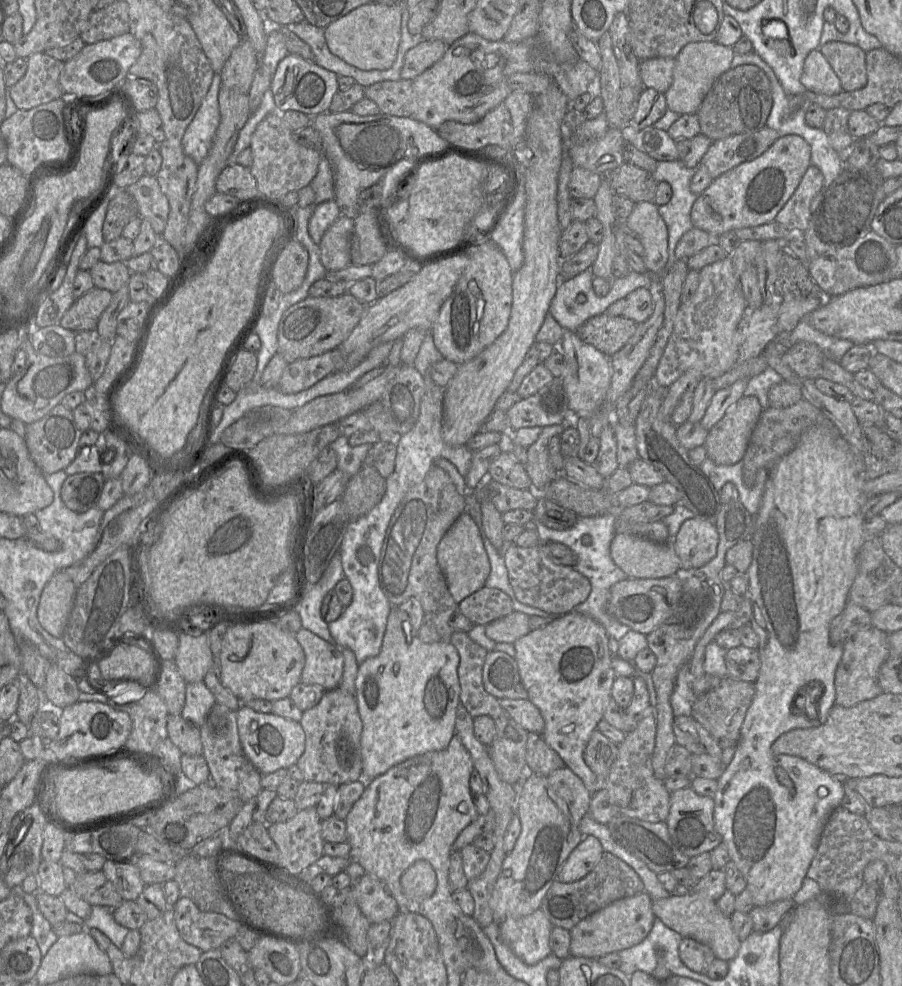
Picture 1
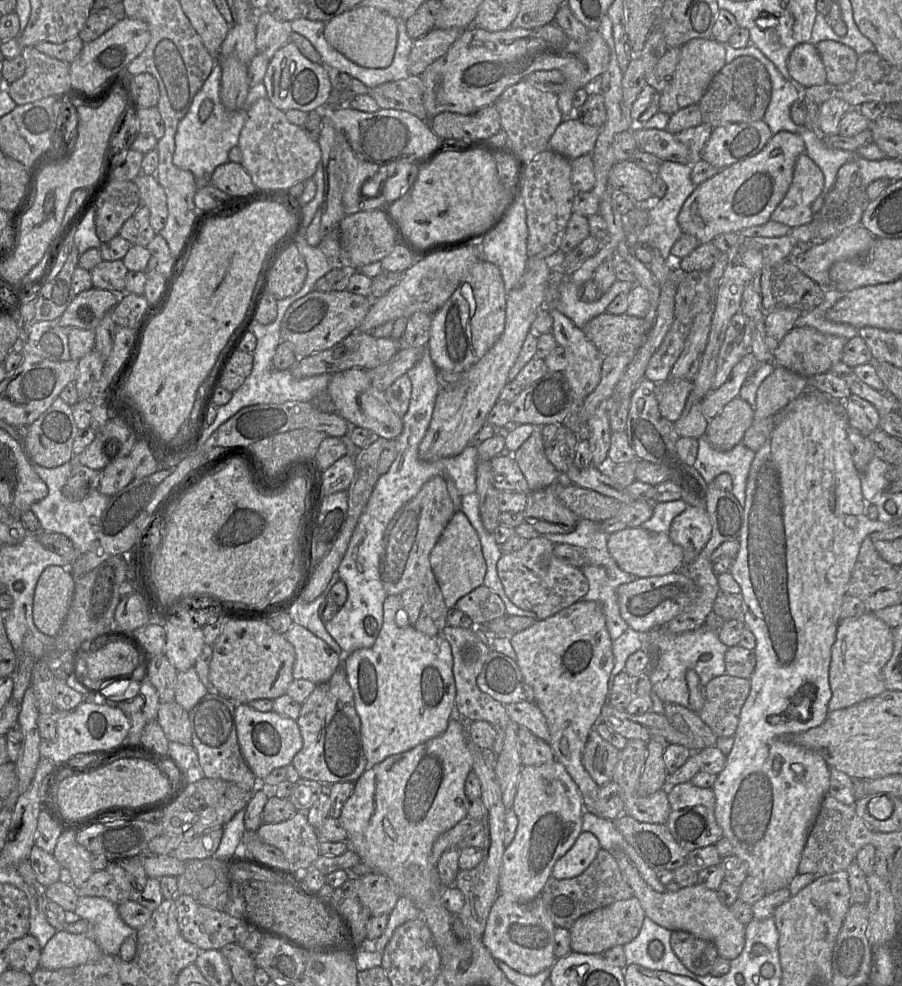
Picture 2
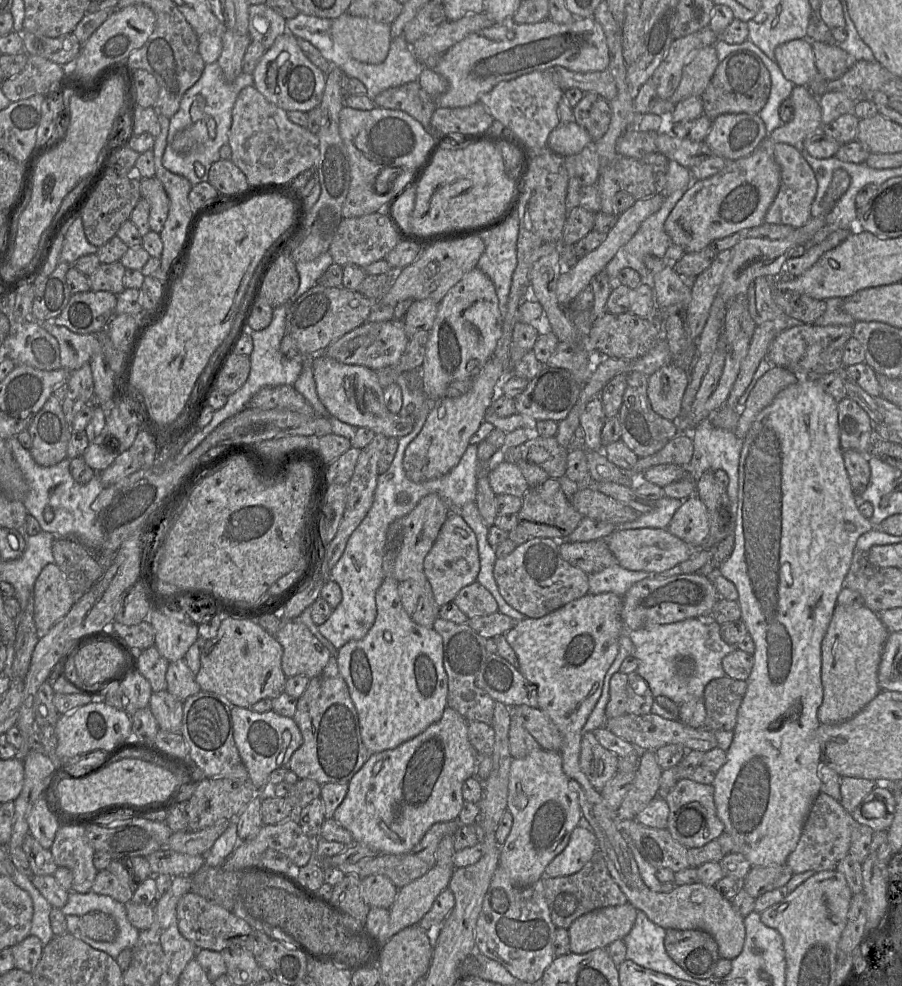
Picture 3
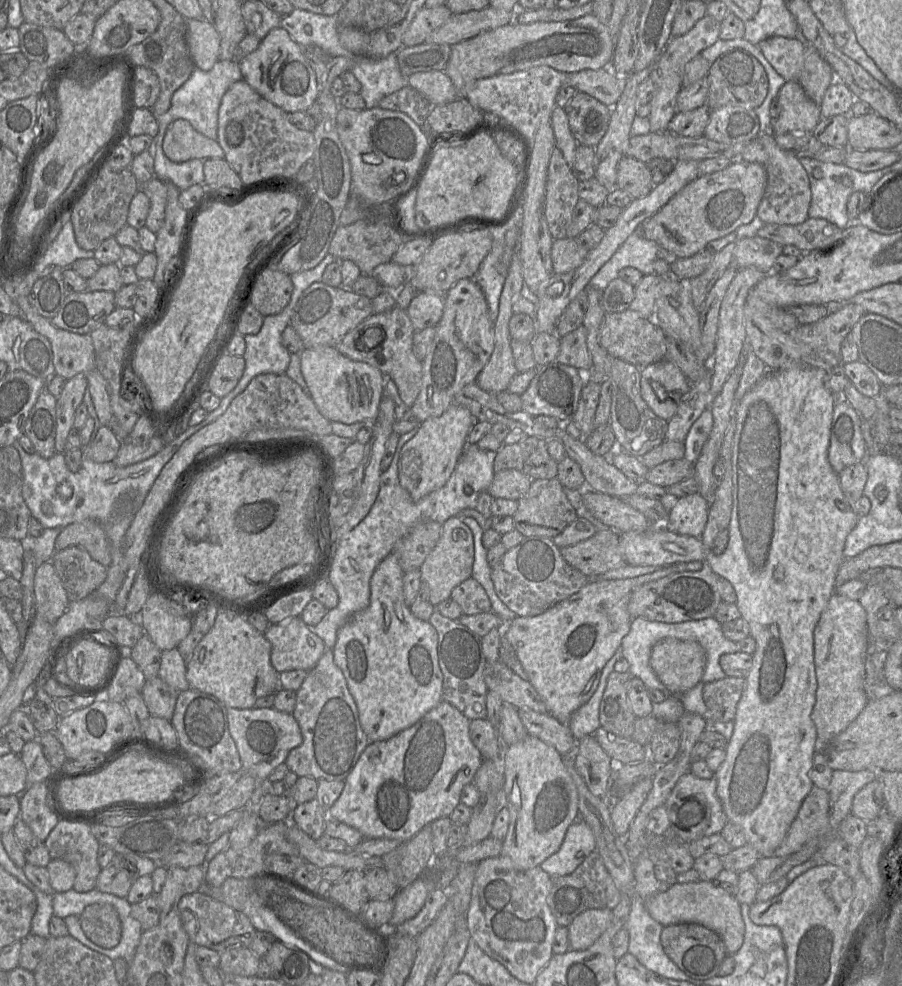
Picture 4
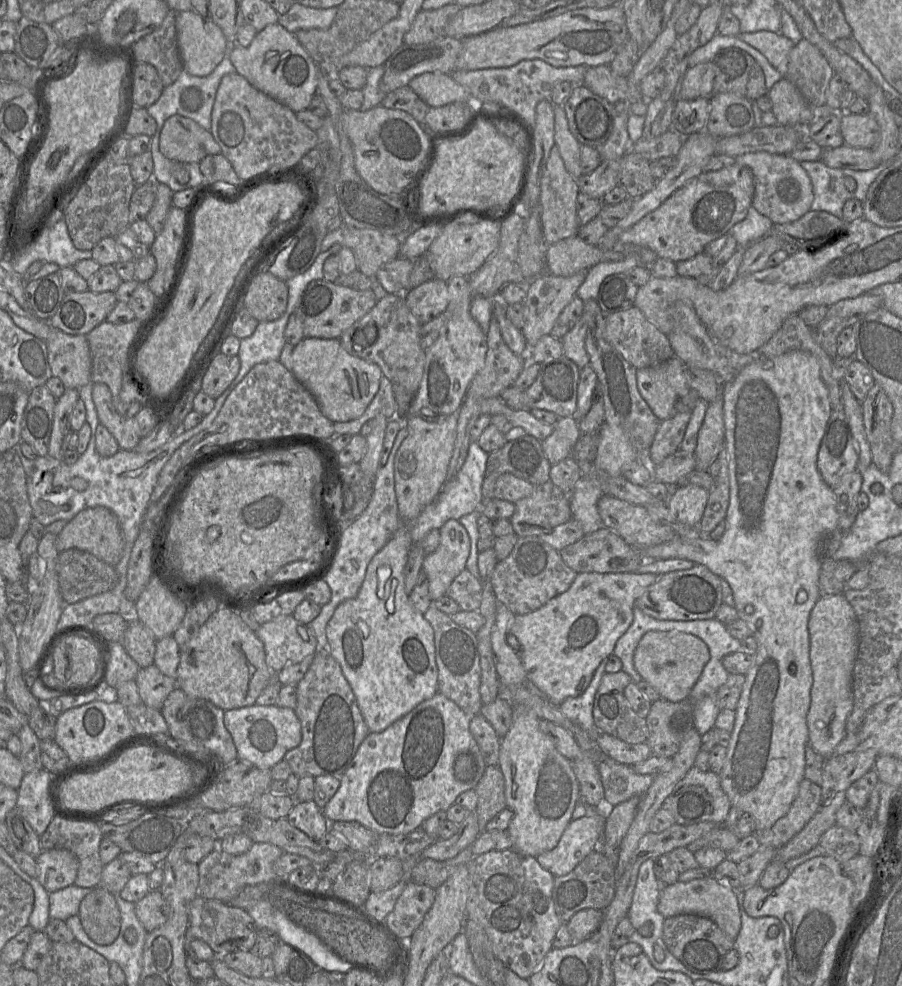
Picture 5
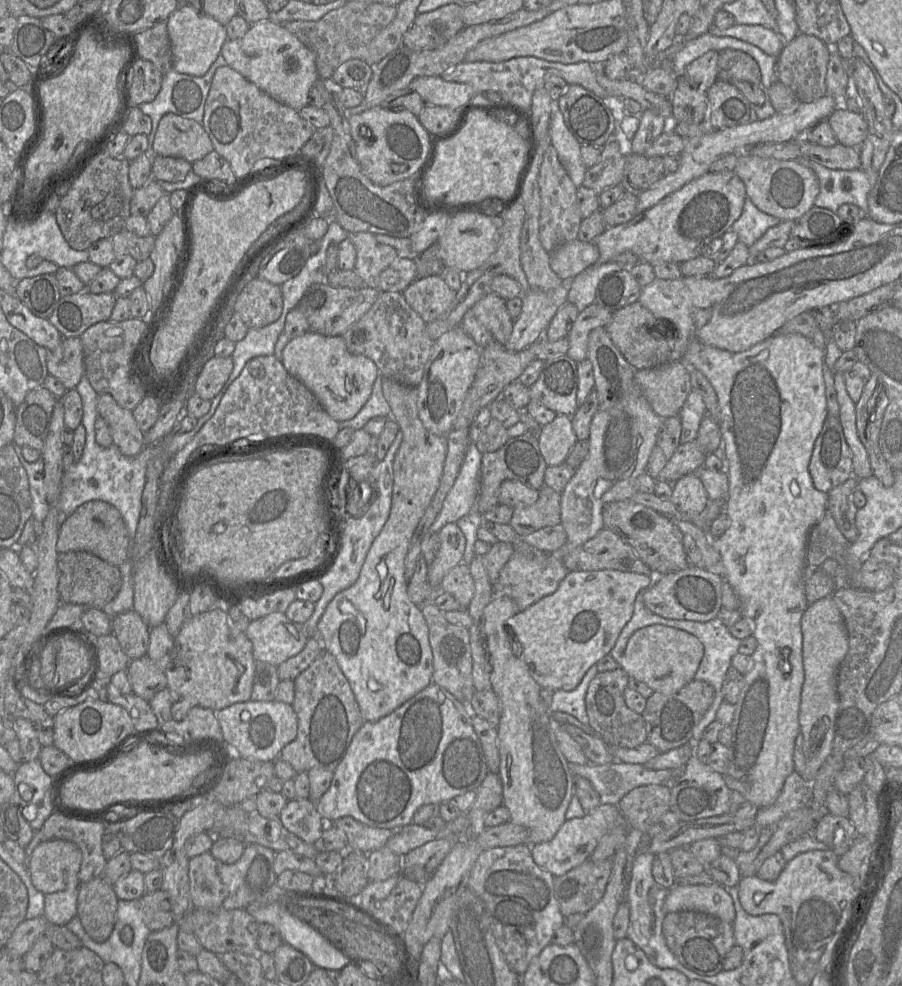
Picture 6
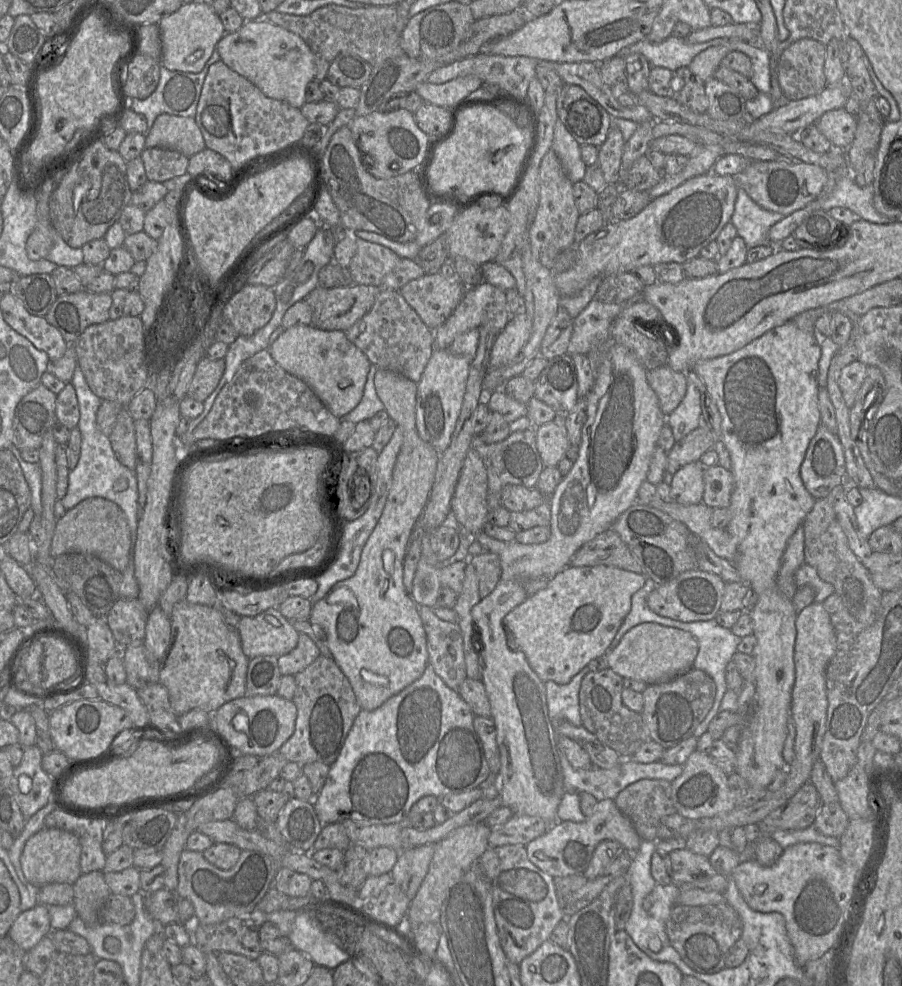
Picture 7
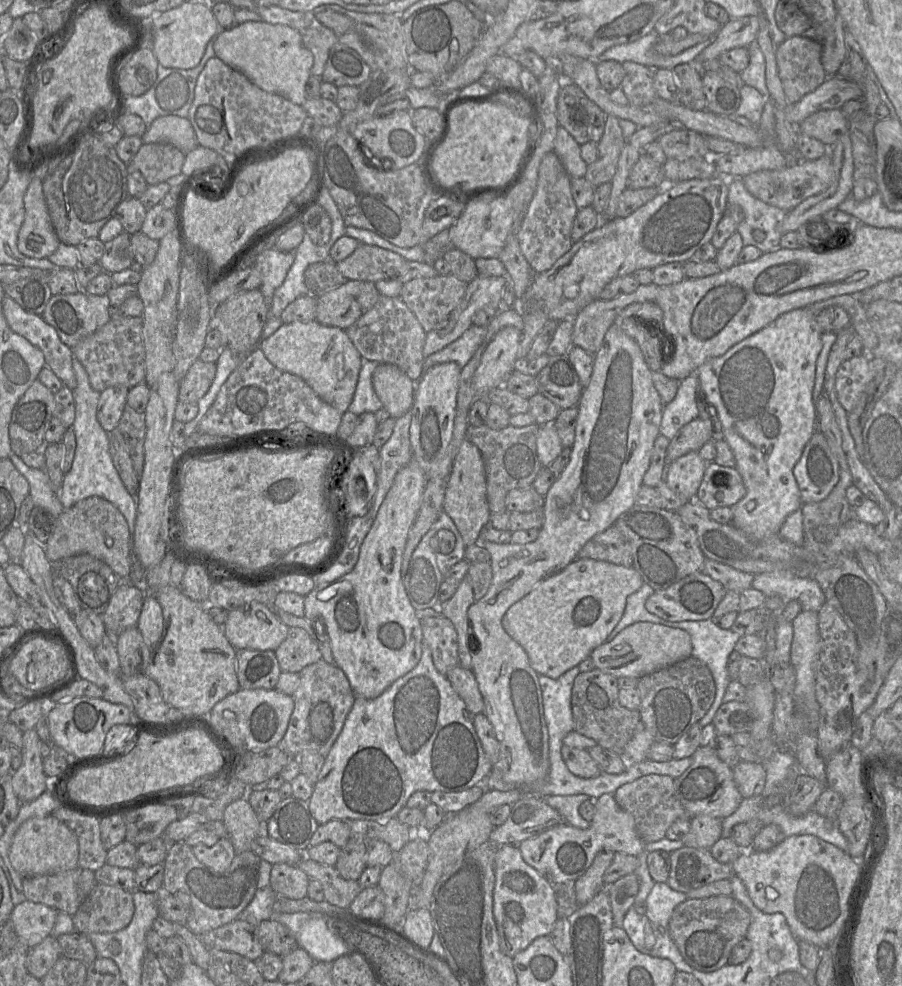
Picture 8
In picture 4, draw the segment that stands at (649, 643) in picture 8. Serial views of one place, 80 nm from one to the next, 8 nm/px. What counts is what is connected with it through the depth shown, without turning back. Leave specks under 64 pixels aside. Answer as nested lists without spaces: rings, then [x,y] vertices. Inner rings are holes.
[[[665,638],[651,650],[650,666],[669,692],[677,697],[702,678],[707,656],[695,641]]]

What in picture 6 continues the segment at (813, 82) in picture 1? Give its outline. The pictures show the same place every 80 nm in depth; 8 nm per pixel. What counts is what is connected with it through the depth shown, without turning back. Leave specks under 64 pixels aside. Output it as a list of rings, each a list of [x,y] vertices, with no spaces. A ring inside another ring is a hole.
[[[735,24],[726,29],[712,27],[709,32],[715,36],[729,36],[750,43],[764,53],[777,58],[787,43],[783,37],[770,28],[760,25]]]

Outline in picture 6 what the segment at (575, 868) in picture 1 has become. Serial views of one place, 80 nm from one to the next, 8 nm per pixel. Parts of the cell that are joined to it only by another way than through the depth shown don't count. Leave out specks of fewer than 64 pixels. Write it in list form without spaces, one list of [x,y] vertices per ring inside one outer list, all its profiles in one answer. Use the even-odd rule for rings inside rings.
[[[601,803],[583,818],[566,820],[550,841],[532,845],[532,858],[540,868],[554,877],[562,876],[589,859],[601,837],[621,822],[623,816],[617,805]]]

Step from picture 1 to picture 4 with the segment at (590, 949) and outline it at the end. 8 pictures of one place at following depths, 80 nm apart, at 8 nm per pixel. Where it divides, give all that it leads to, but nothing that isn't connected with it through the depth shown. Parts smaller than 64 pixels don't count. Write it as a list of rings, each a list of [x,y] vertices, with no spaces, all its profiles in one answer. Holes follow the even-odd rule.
[[[588,909],[576,916],[568,926],[569,947],[575,951],[586,950],[611,924],[611,909]]]

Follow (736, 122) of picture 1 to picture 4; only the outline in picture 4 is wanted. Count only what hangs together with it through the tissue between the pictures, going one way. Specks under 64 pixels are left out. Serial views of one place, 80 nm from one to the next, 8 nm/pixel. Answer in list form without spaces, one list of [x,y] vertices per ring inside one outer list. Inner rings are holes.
[[[742,48],[731,49],[712,62],[707,79],[706,105],[710,110],[725,105],[741,106],[754,110],[763,103],[768,92],[768,77],[765,69],[750,52]]]

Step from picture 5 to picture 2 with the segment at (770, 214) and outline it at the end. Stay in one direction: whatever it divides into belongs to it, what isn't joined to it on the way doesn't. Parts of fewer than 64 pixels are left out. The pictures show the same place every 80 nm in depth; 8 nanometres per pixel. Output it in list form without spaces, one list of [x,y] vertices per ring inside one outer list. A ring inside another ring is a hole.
[[[805,154],[795,162],[792,182],[770,220],[796,228],[812,221],[811,204],[821,194],[824,176],[820,168]]]

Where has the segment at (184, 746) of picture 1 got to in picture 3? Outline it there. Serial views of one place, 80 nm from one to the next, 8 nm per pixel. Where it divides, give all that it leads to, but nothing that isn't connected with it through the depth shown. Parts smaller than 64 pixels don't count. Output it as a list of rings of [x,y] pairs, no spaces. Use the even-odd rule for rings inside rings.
[[[167,690],[152,692],[148,707],[160,729],[180,732],[183,701],[174,697]]]

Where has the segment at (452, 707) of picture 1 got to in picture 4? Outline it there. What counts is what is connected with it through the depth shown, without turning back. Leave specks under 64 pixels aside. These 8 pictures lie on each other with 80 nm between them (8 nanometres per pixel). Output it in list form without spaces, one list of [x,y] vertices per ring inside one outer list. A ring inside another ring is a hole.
[[[390,553],[380,562],[370,580],[369,606],[364,611],[352,616],[348,622],[338,630],[337,640],[334,647],[332,648],[334,662],[341,669],[346,679],[348,689],[357,706],[361,727],[370,742],[387,740],[399,732],[411,727],[443,700],[443,674],[439,667],[438,661],[438,634],[436,629],[430,624],[429,621],[423,621],[416,618],[412,614],[410,607],[406,604],[403,594],[403,574],[404,572],[401,569],[397,558],[392,553]]]

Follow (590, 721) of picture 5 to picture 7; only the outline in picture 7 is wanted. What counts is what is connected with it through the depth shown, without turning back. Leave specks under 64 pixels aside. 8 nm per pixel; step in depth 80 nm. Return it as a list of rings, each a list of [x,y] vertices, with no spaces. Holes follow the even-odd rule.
[[[586,666],[569,683],[559,685],[553,681],[544,682],[548,715],[560,736],[578,743],[596,741],[596,736],[582,725],[579,712],[579,689],[584,676],[592,672]]]

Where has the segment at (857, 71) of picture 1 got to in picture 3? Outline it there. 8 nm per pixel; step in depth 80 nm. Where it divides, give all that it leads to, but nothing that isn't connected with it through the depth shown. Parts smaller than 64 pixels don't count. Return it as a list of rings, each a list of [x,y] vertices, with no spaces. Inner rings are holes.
[[[810,41],[815,64],[820,76],[826,81],[833,81],[843,76],[852,61],[848,53],[834,43]]]

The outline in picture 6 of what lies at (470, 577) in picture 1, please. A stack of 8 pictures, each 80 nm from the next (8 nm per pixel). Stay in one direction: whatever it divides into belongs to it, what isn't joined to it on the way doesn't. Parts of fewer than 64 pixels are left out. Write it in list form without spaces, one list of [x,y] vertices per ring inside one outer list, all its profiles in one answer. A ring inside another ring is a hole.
[[[448,523],[439,532],[440,548],[428,566],[427,579],[433,589],[440,589],[444,576],[463,560],[466,539],[456,523]]]

